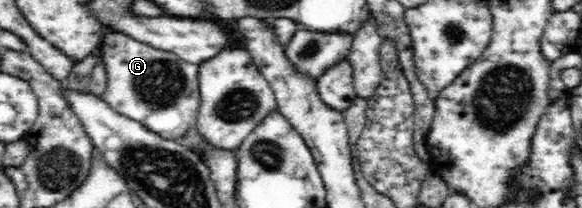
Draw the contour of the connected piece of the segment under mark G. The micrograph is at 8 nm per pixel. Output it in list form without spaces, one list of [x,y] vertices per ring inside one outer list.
[[[121,32],[105,33],[98,52],[108,74],[106,92],[102,94],[101,99],[107,102],[115,112],[128,116],[131,120],[137,120],[151,132],[156,132],[165,139],[175,140],[182,137],[190,128],[195,127],[200,107],[197,64],[187,64],[173,52],[157,50]]]

